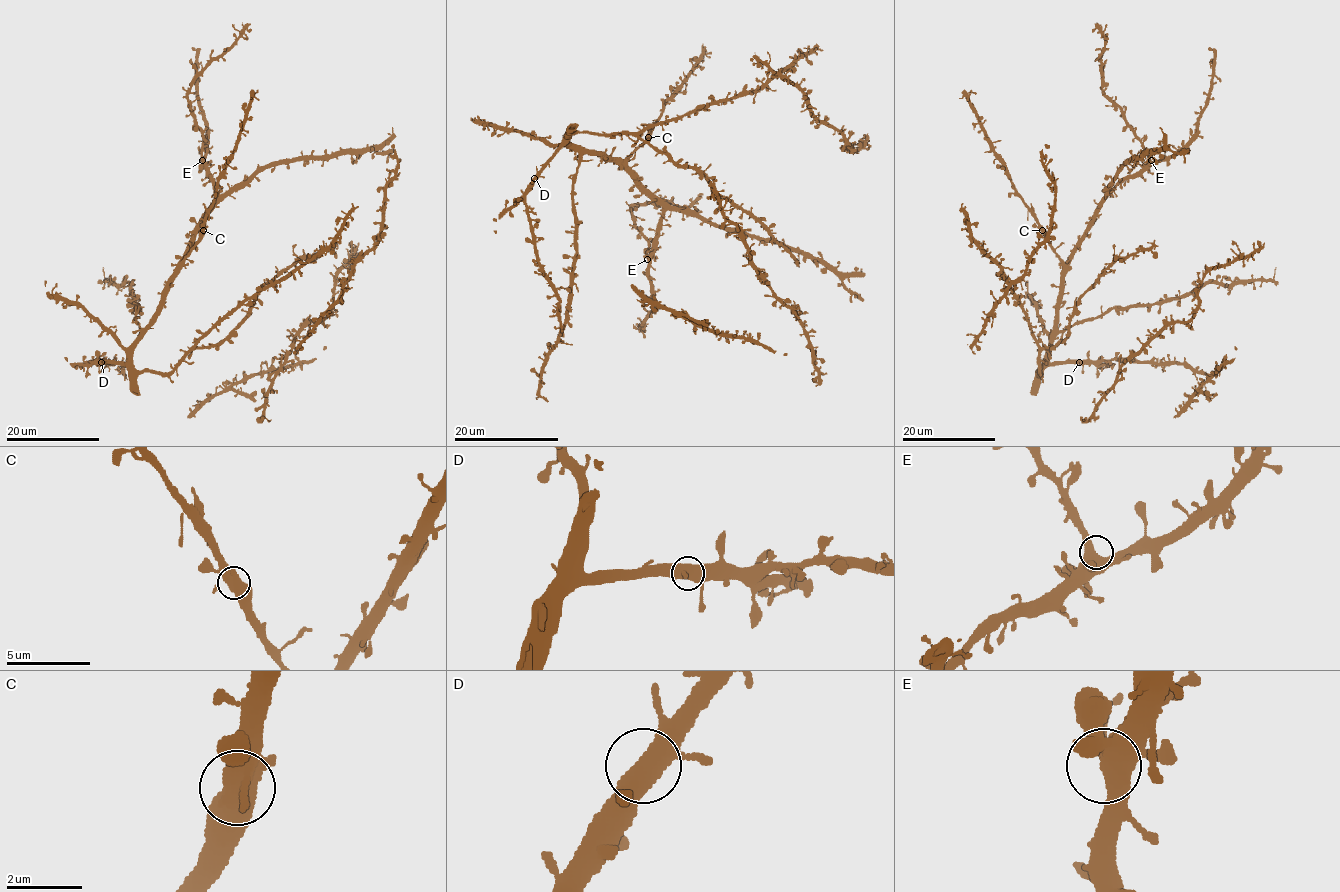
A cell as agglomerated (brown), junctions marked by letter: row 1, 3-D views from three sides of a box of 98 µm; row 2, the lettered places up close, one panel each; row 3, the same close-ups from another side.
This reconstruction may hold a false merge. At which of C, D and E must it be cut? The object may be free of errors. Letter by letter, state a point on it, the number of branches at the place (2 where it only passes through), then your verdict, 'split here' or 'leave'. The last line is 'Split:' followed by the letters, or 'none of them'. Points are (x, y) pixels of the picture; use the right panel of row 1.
C: (1042, 230) | 3 | leave
D: (1079, 362) | 3 | leave
E: (1151, 160) | 3 | leave
Split: none of them

